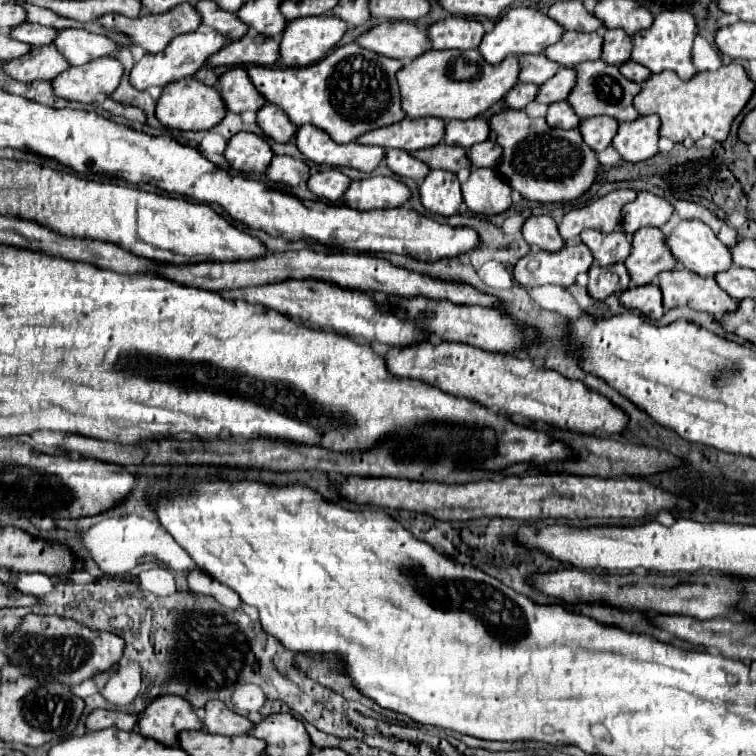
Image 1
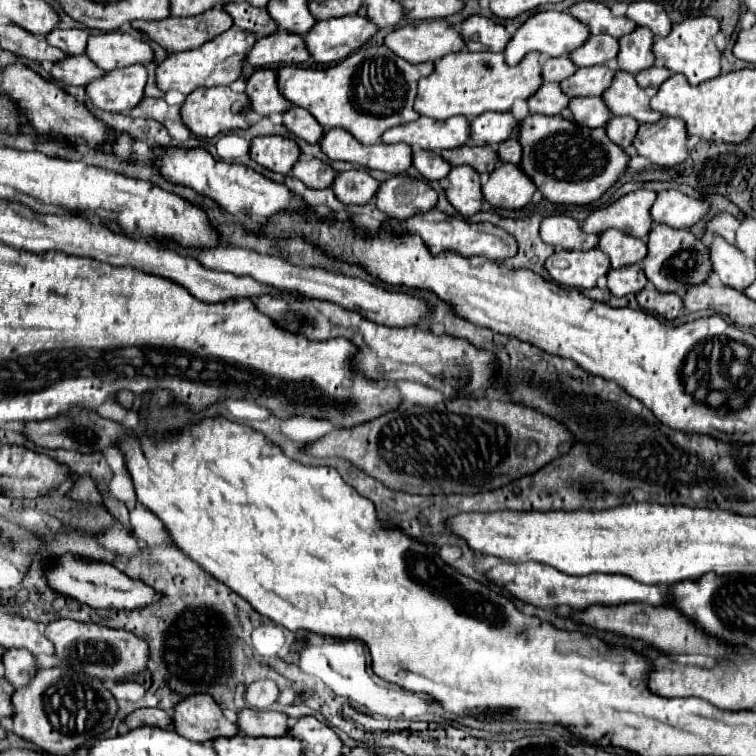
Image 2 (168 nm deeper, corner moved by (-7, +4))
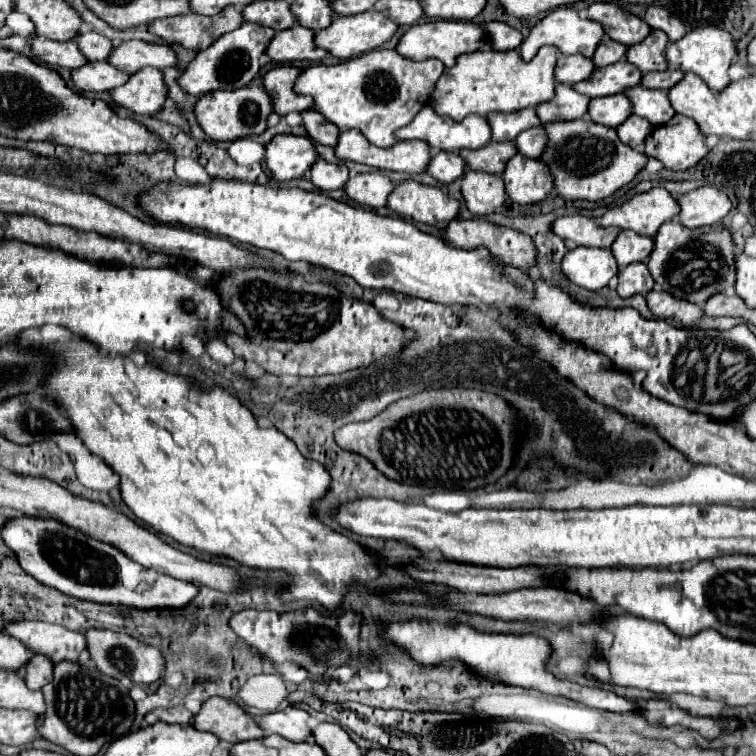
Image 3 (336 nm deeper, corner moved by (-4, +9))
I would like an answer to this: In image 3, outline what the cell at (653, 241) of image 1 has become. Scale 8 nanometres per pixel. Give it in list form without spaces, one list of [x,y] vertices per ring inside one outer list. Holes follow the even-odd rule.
[[[668,221],[660,227],[654,239],[654,251],[648,261],[648,269],[656,285],[690,303],[706,303],[712,295],[734,287],[736,283],[736,251],[732,231],[724,225],[688,229],[678,221]]]

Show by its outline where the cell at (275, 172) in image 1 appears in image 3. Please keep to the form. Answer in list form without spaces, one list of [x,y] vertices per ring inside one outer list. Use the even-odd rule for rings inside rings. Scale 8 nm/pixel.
[[[318,159],[312,165],[310,181],[320,189],[320,191],[332,191],[332,189],[344,189],[348,181],[348,167],[346,165],[332,165],[324,159]]]

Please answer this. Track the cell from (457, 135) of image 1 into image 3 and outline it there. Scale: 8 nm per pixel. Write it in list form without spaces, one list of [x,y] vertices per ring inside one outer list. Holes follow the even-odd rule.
[[[536,109],[514,111],[512,115],[488,115],[492,127],[492,141],[514,141],[522,131],[540,123]]]

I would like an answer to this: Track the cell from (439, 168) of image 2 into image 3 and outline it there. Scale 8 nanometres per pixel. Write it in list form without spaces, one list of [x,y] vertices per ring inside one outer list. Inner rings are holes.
[[[436,153],[432,157],[432,163],[428,165],[428,173],[444,185],[458,181],[460,175],[464,175],[464,171],[468,171],[468,165],[458,153]]]

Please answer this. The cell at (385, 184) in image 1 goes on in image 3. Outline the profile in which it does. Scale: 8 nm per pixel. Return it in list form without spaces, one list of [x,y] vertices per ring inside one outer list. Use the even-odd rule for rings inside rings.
[[[416,181],[396,185],[396,191],[392,191],[390,195],[388,207],[404,217],[414,219],[416,223],[424,223],[436,229],[448,227],[448,223],[454,221],[460,211],[460,203],[448,197],[442,189],[426,187]]]

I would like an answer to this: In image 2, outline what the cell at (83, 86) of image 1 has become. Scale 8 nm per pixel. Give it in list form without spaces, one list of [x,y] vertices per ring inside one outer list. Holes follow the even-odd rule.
[[[131,64],[93,78],[85,86],[85,92],[95,108],[125,114],[125,110],[131,110],[143,98],[145,82],[147,68],[141,64]]]

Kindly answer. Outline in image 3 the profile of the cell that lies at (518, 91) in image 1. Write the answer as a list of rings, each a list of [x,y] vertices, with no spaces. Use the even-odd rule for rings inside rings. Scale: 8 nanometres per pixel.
[[[558,85],[556,99],[552,99],[552,103],[542,103],[540,107],[536,107],[536,113],[542,123],[574,121],[574,119],[586,117],[588,103],[590,103],[590,97],[574,91],[568,85]]]

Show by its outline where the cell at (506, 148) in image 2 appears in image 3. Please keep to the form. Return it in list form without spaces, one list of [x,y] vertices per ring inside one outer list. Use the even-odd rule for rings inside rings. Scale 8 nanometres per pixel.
[[[542,125],[524,131],[524,135],[520,135],[520,139],[516,139],[518,151],[526,157],[532,157],[532,159],[540,159],[546,145],[548,145],[548,135]]]

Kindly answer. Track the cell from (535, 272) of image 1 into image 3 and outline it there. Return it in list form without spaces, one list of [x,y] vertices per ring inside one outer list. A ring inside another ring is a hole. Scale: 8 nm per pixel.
[[[576,247],[564,257],[562,271],[572,283],[588,291],[598,291],[618,275],[618,265],[610,249]]]

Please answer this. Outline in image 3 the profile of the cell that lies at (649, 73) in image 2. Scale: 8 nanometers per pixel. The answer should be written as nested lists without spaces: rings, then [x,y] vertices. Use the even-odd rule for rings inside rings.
[[[652,71],[646,73],[642,79],[642,87],[646,89],[660,89],[660,91],[670,91],[678,81],[682,81],[684,71]]]

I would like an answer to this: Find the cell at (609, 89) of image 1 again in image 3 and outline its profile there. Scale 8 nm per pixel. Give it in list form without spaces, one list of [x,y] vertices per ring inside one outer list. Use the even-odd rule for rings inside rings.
[[[636,87],[636,91],[626,91],[626,95],[628,99],[632,99],[634,113],[648,119],[654,127],[668,123],[676,115],[676,111],[672,111],[666,91]]]

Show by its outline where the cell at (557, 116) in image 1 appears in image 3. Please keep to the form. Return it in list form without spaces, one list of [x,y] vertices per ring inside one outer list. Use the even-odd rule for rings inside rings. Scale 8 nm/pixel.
[[[612,95],[608,99],[592,99],[588,117],[596,123],[618,127],[632,115],[632,103],[626,95]]]

